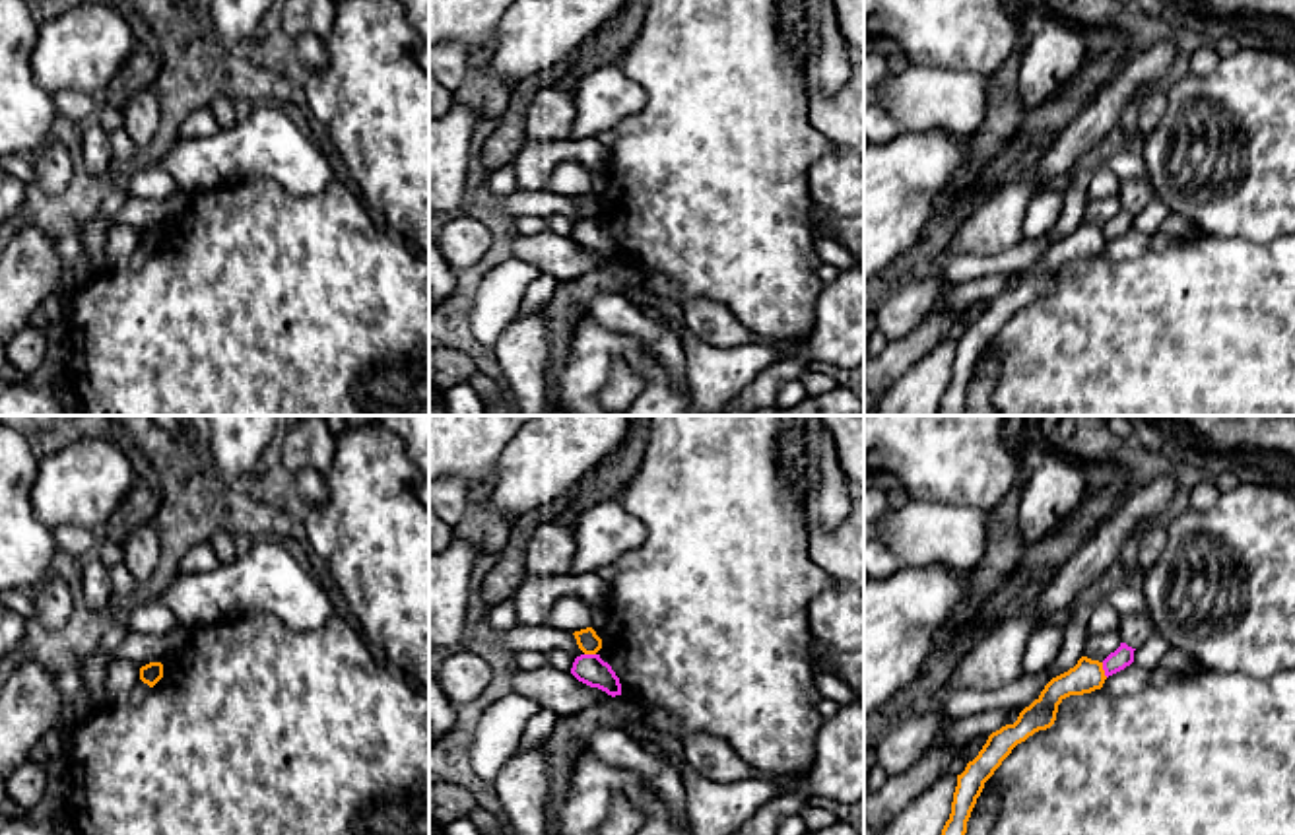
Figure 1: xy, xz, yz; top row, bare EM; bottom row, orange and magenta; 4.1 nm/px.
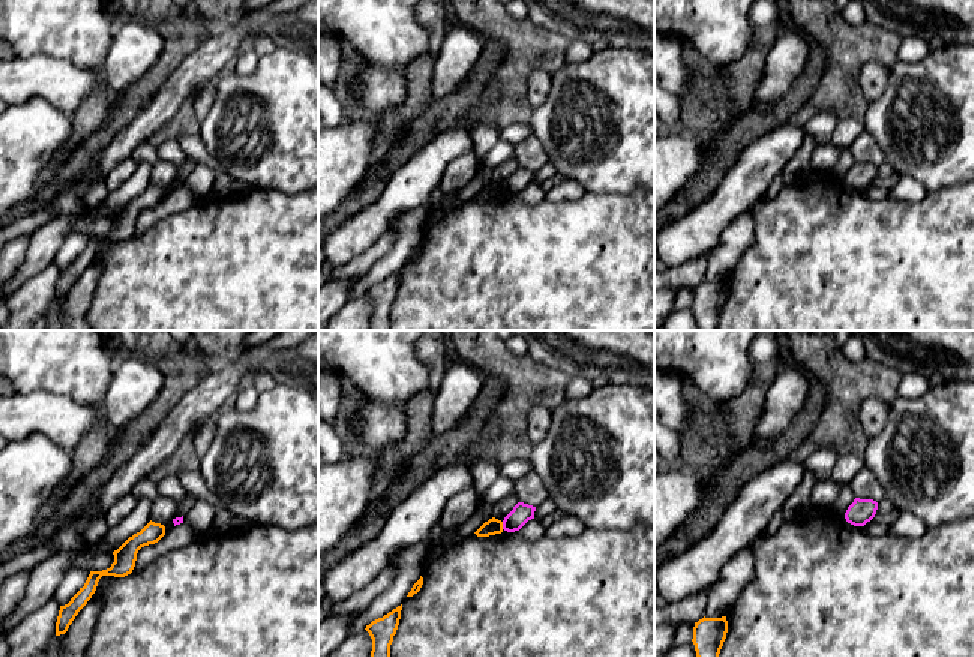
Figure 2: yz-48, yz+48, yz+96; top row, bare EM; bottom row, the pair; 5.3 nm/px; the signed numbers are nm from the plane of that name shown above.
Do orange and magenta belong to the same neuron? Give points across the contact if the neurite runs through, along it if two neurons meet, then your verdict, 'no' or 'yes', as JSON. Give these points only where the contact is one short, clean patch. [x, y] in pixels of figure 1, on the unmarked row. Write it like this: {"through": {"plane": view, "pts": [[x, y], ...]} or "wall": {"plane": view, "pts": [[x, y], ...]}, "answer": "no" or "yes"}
{"wall": {"plane": "yz", "pts": [[1101, 228], [1107, 241]]}, "answer": "no"}

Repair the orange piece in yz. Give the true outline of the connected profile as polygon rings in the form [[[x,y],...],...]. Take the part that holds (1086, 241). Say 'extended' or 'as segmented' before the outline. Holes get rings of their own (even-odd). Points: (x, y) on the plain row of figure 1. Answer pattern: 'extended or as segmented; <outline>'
as segmented; [[[1081,221],[1074,233],[1052,243],[1041,260],[1019,278],[1013,289],[1006,289],[988,301],[979,320],[957,340],[951,379],[942,394],[936,416],[965,416],[967,386],[984,348],[1017,309],[1054,289],[1058,270],[1066,262],[1101,254],[1105,245],[1103,227]]]

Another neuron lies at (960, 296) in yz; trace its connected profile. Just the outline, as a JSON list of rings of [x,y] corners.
[[[992,274],[975,282],[955,284],[947,295],[936,303],[936,309],[961,315],[975,301],[990,301],[1006,289],[1013,289],[1019,278],[1017,274]]]

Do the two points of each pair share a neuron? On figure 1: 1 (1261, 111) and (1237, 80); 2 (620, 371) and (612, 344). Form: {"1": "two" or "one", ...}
{"1": "one", "2": "two"}

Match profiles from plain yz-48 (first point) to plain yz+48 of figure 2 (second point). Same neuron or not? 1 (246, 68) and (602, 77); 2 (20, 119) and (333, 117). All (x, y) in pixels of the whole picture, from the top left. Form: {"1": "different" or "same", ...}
{"1": "different", "2": "different"}

